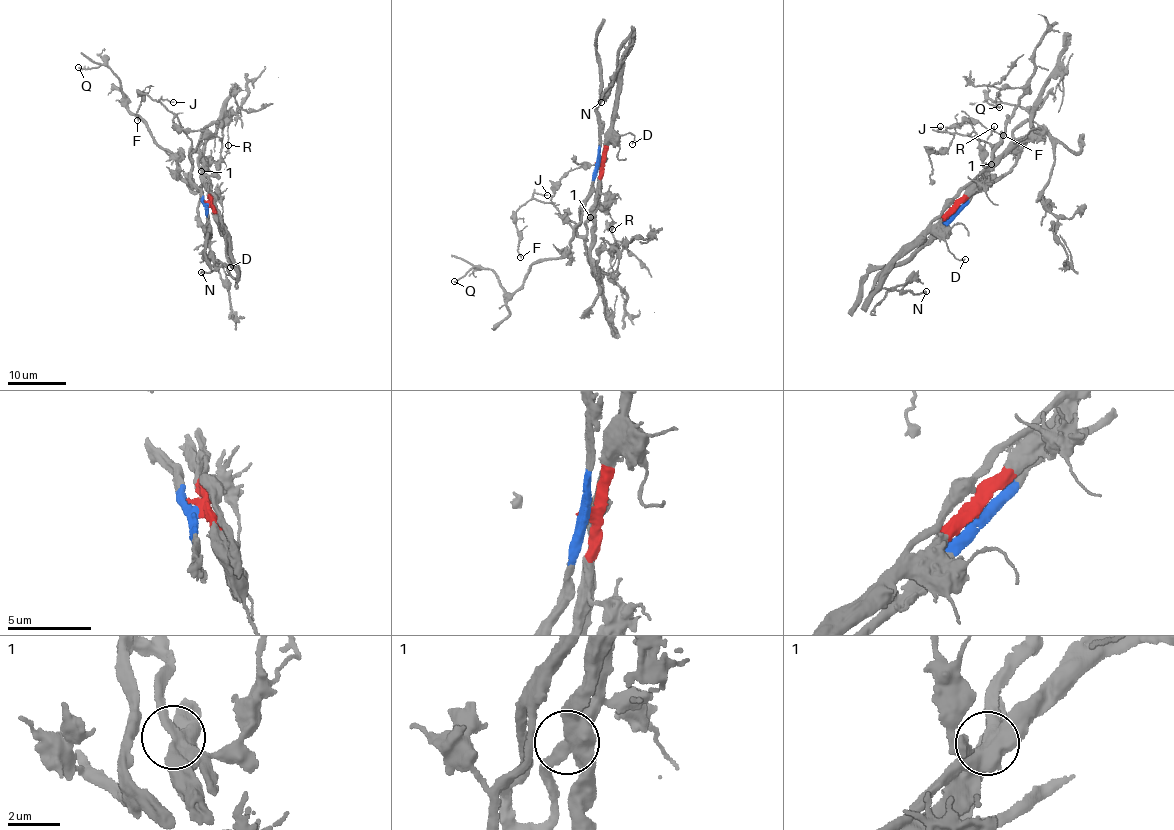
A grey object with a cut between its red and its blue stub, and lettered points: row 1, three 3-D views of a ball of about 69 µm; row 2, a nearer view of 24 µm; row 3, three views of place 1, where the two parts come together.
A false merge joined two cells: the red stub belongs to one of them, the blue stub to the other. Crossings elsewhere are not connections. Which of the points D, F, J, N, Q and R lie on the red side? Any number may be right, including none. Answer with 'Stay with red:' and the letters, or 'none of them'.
Stay with red: D, N

